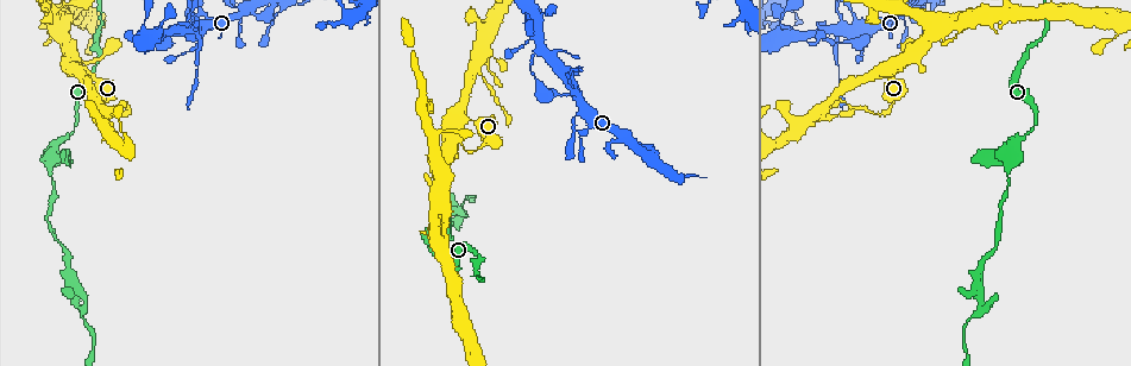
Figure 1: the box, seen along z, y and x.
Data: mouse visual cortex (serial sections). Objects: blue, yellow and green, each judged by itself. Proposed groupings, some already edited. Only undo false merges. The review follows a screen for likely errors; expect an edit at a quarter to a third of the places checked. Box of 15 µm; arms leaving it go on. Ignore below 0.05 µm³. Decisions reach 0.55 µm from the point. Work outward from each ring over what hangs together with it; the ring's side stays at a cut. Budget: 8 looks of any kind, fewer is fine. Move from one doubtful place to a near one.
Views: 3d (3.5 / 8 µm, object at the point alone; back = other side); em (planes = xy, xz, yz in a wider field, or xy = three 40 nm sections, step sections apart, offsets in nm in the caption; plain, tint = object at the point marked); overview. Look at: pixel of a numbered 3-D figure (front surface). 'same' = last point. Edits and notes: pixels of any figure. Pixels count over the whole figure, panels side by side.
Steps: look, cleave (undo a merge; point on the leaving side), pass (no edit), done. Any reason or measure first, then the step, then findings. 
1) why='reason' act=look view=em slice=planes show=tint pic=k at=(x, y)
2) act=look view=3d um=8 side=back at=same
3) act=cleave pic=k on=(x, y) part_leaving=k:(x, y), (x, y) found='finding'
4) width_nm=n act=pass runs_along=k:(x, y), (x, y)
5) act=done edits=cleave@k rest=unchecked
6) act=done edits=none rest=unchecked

why='abrupt turn' act=look view=3d um=3.5 pic=1 at=(439, 165)

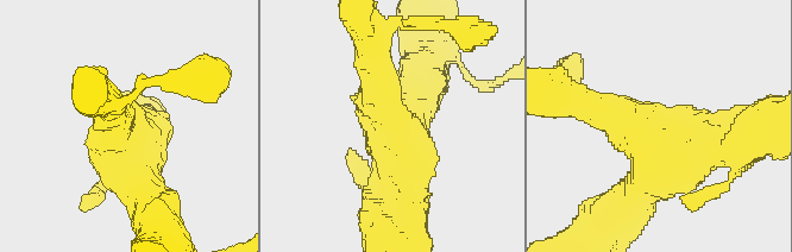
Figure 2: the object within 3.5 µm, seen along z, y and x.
why='now the EM' act=look view=em slice=xy step=5 show=tint pic=2 at=(654, 133)

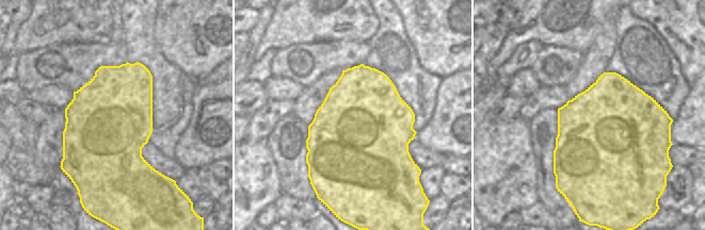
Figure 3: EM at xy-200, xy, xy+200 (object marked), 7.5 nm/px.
width_nm=750 act=pass runs_along=2:(618, 212), (683, 146), (743, 139) found='all the same cell'

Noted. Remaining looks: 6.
why='side arm on a straight run' act=look view=em slice=xy step=5 show=tint pic=1 at=(833, 97)

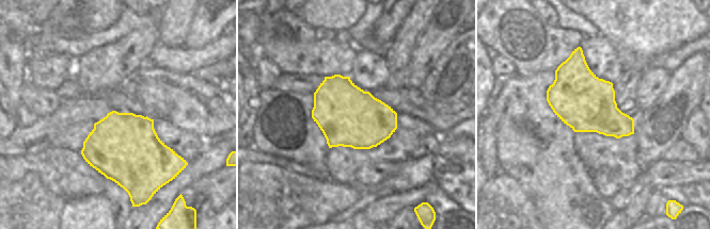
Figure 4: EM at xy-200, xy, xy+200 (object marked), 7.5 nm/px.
act=look view=3d um=3.5 at=same

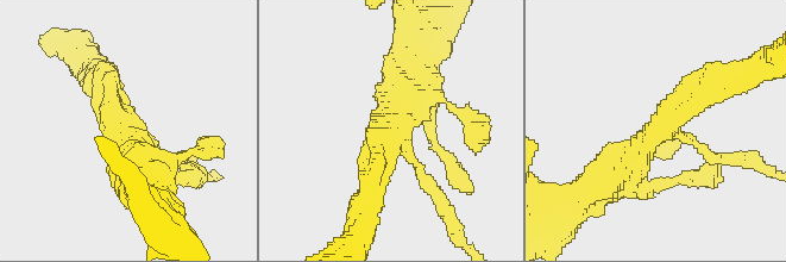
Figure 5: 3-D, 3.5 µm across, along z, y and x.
arm_widths_nm=150,350,500 act=cleave pic=5 on=(439, 194) part_leaving=5:(415, 163), (431, 181), (463, 242) found='a second cell is stuck on'

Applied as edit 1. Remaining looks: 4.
why='see it whole again' act=look view=overview

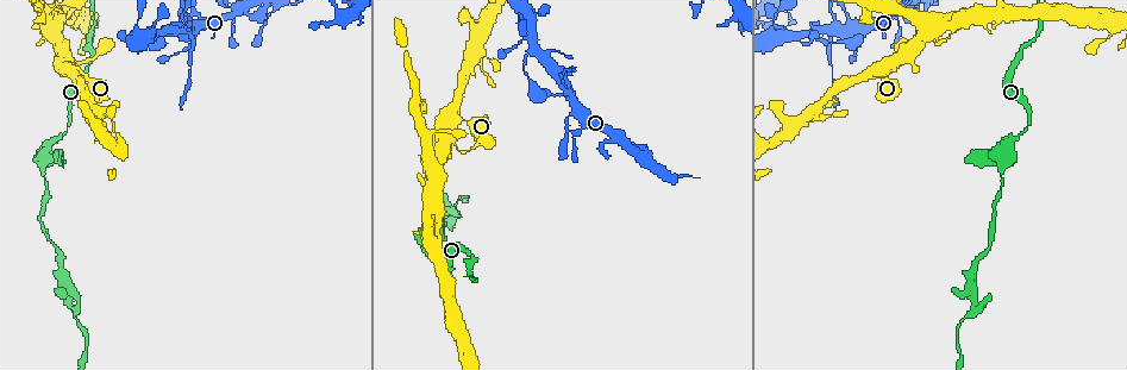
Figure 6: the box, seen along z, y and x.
act=look view=3d um=3.5 pic=6 at=(560, 71)

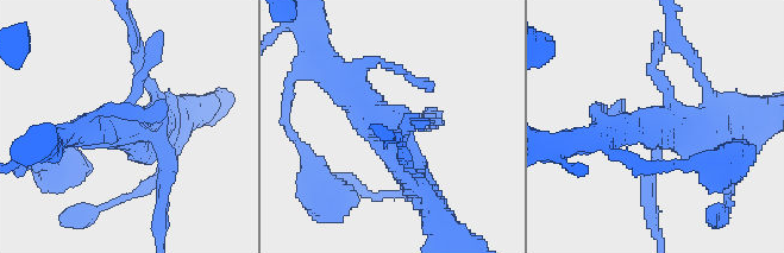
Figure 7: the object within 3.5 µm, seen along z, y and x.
act=cleave pic=7 on=(650, 184) part_leaving=7:(161, 138), (168, 171), (157, 240) found='two cells meet here'

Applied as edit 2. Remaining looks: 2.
act=done edits=cleave@5,cleave@7 rest=unchecked

